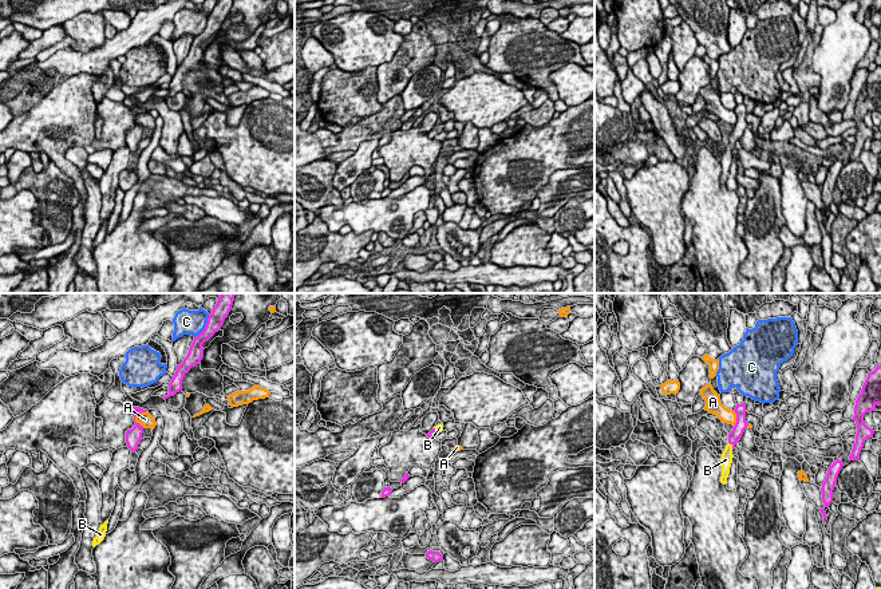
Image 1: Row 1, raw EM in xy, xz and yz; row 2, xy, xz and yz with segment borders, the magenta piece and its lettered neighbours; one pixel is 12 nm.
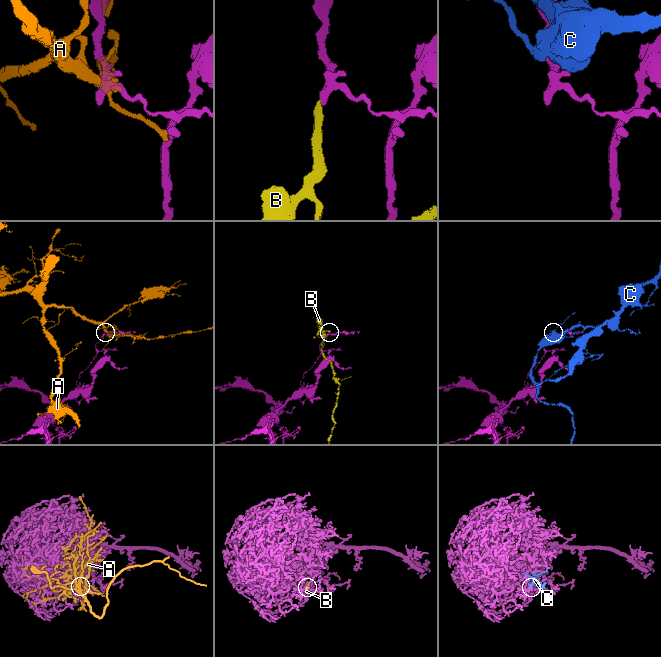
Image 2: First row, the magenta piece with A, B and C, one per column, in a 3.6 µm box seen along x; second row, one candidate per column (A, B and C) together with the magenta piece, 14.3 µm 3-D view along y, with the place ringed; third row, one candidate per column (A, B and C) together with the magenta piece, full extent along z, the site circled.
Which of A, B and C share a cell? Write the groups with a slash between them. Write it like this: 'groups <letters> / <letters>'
groups A / B / C

